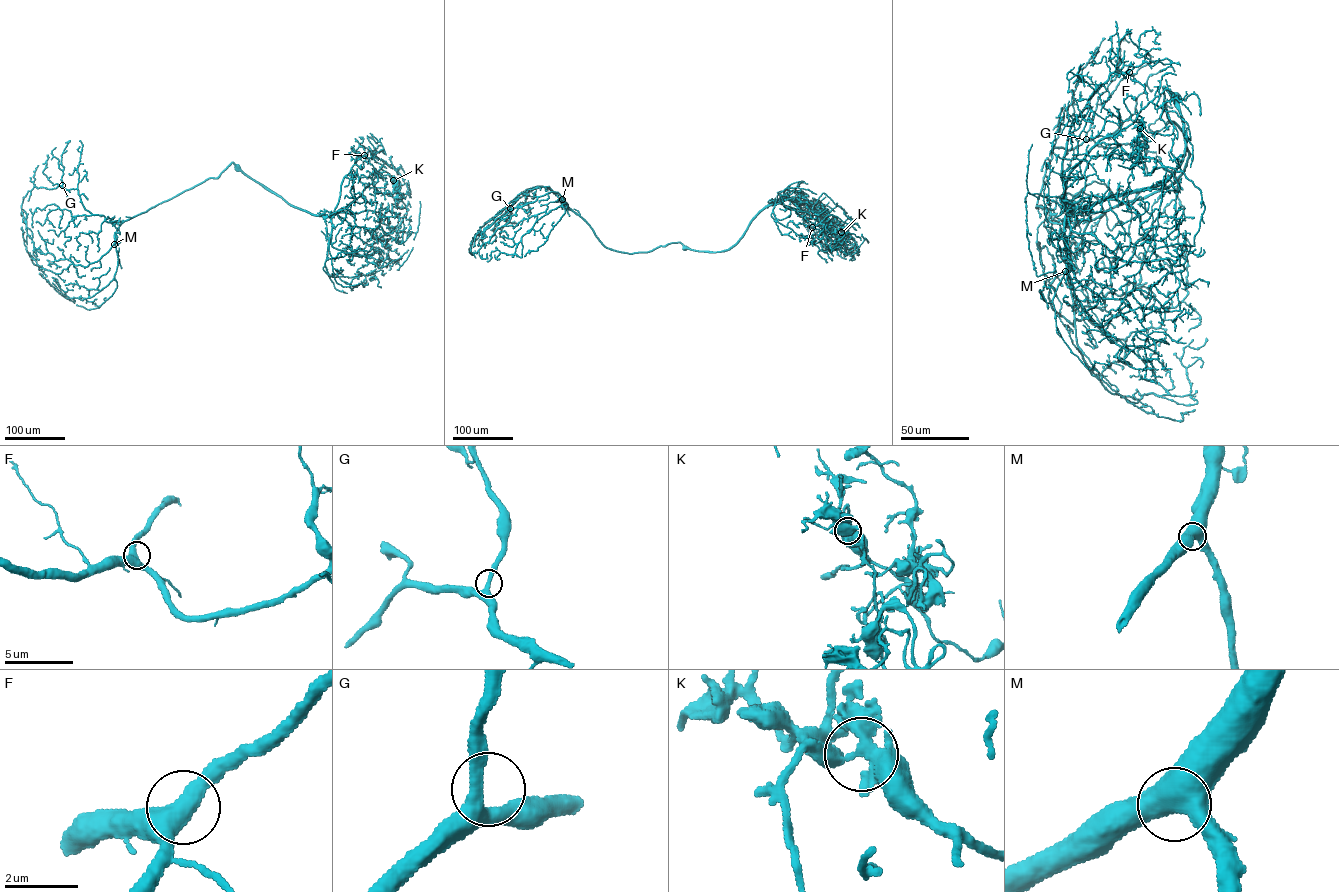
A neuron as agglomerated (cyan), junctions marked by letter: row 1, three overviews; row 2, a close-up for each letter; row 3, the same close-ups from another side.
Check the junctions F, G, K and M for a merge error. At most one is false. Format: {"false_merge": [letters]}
{"false_merge": ["K"]}

